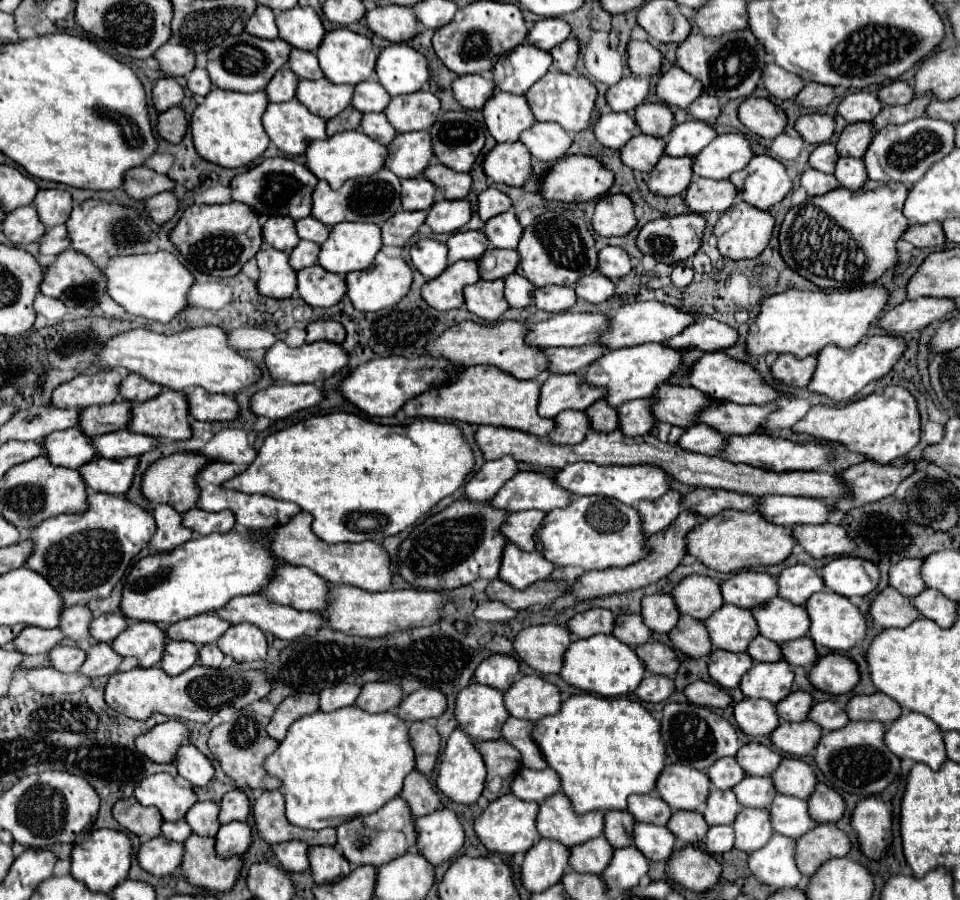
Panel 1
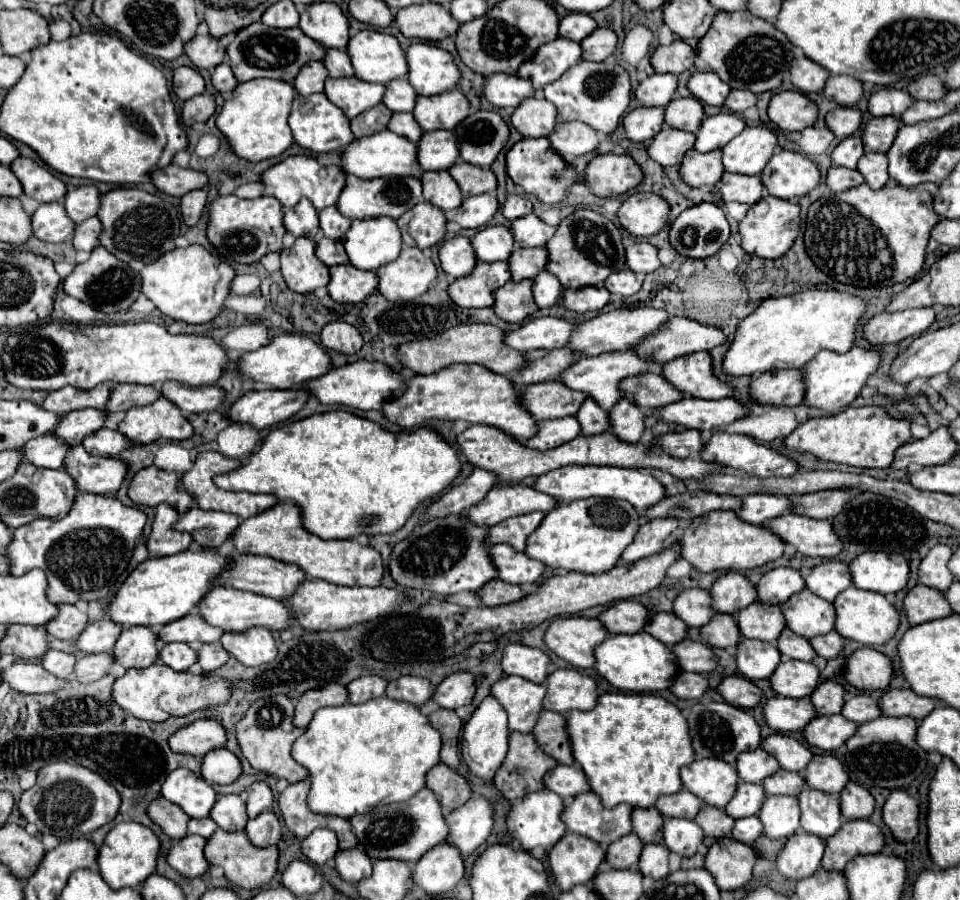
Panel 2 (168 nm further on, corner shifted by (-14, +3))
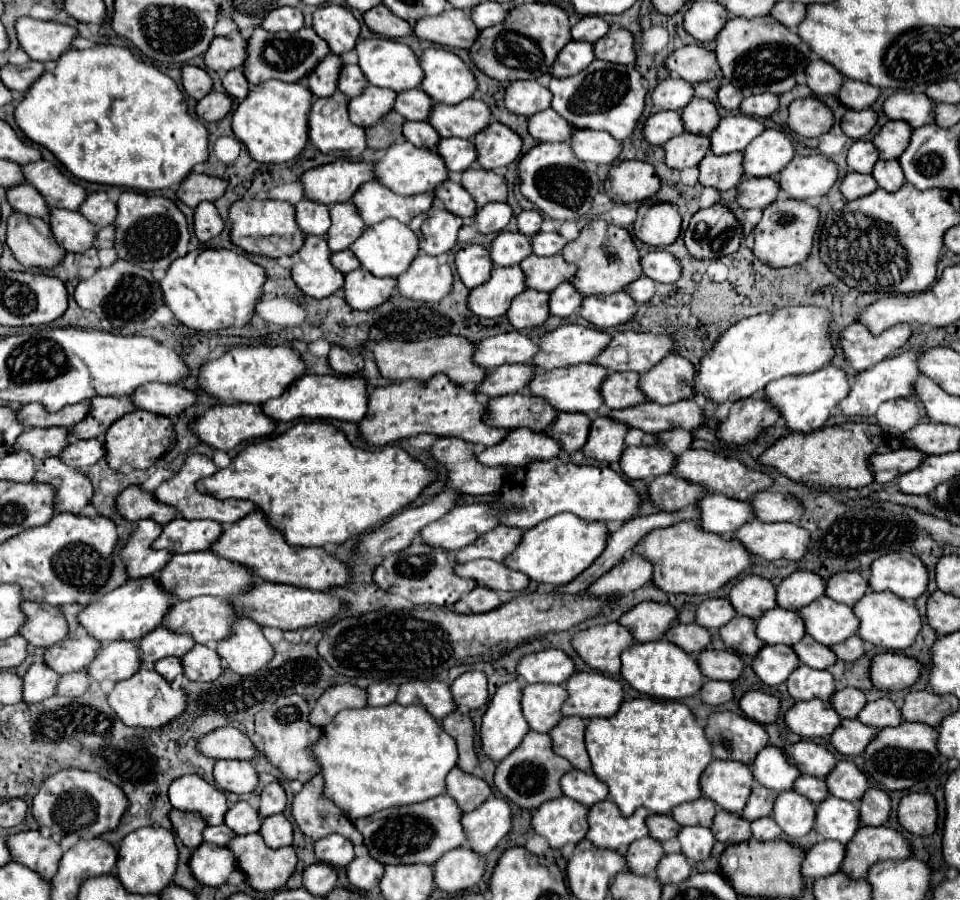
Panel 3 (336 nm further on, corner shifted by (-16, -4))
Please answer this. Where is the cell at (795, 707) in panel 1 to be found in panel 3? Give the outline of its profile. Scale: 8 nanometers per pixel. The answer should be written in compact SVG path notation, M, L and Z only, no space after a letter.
M846 687L842 691L836 691L830 699L832 707L836 709L836 713L844 719L856 719L856 715L860 713L860 709L866 705L866 697L860 689L854 687Z

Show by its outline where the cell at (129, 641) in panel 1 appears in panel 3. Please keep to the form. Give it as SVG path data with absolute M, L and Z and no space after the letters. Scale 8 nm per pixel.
M112 641L106 647L100 647L94 663L88 667L92 679L112 679L124 681L132 677L142 667L140 651L136 643L128 641Z

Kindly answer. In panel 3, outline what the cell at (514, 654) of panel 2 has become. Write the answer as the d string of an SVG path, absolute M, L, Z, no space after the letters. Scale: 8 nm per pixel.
M546 649L540 653L524 655L516 667L518 675L526 683L556 683L564 685L574 673L574 663L558 649Z

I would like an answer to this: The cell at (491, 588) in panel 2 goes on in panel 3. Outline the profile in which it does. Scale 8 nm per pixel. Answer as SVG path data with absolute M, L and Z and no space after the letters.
M476 587L472 593L464 595L456 605L454 609L458 613L484 613L484 611L492 611L496 607L500 607L502 601L500 601L500 595L488 587Z

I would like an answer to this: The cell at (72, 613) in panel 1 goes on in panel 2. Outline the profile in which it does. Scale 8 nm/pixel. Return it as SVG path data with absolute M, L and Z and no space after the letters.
M56 604L56 606L58 606L58 616L54 616L50 624L44 624L46 634L60 640L74 640L88 624L86 614L70 604Z

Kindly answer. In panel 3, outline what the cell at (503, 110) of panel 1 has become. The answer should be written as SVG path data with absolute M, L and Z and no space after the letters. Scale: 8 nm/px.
M552 109L528 117L528 133L536 141L568 141L572 127Z

